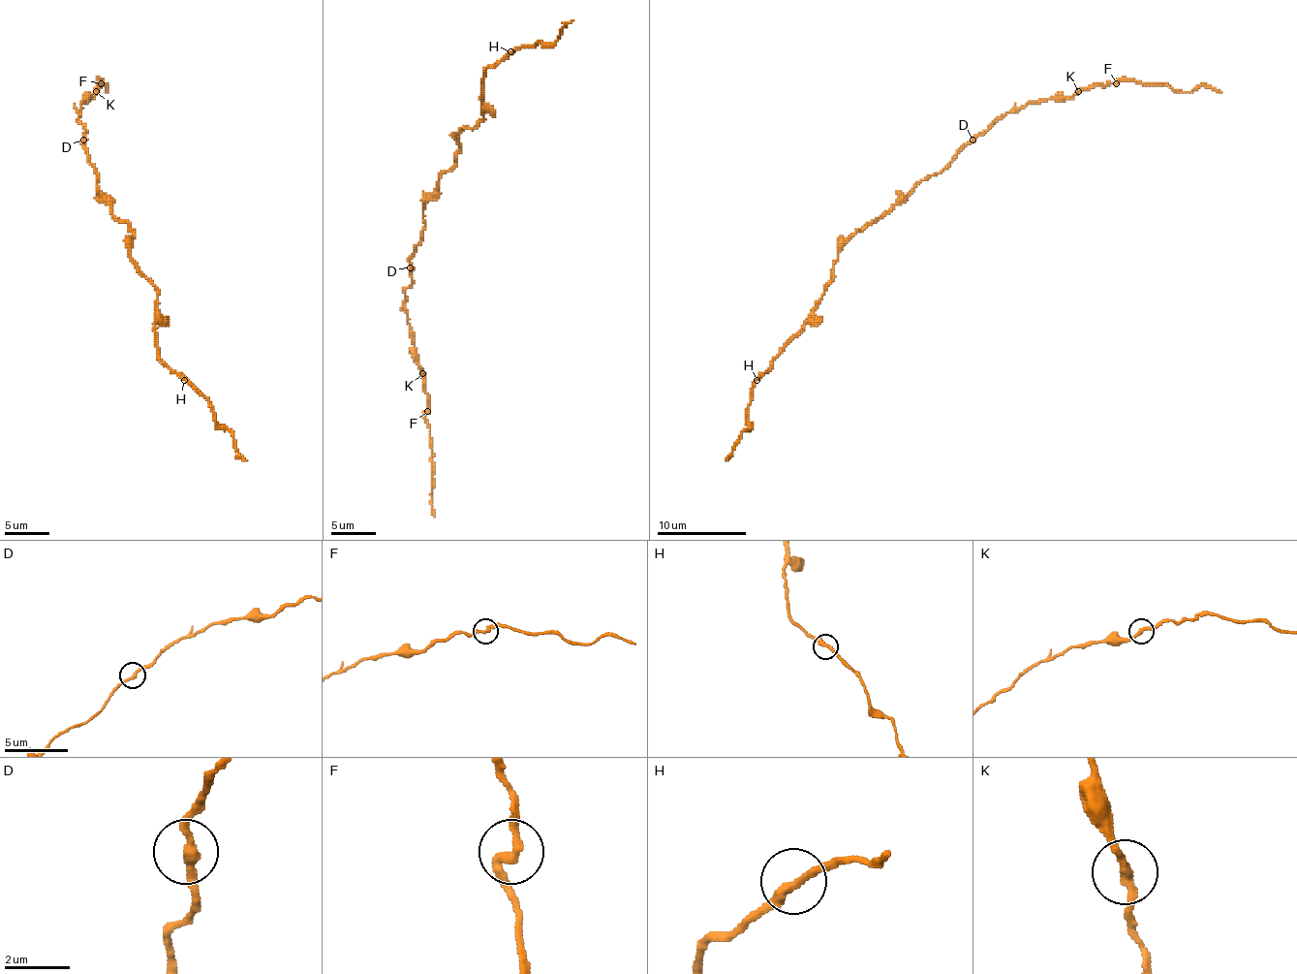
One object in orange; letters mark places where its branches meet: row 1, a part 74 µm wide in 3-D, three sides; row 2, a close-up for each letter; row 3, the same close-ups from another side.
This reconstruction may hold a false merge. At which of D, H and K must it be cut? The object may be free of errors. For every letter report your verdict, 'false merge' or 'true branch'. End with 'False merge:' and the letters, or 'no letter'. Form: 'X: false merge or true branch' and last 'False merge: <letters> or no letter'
D: true branch
H: true branch
K: false merge
False merge: K

